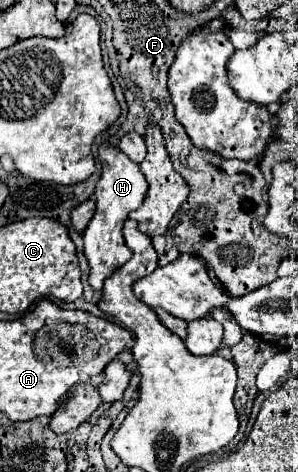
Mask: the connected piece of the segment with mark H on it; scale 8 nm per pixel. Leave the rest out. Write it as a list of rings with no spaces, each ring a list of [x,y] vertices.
[[[101,146],[99,148],[99,162],[103,166],[103,172],[101,172],[101,178],[97,180],[97,186],[95,186],[97,210],[83,232],[83,248],[85,248],[83,254],[85,254],[89,268],[91,268],[89,284],[93,286],[93,290],[97,290],[101,294],[103,280],[107,276],[111,276],[119,266],[123,266],[133,254],[131,248],[125,244],[121,230],[123,230],[123,224],[125,224],[129,212],[135,210],[137,206],[141,206],[141,202],[145,198],[147,182],[139,170],[139,164],[131,162],[115,146]]]

